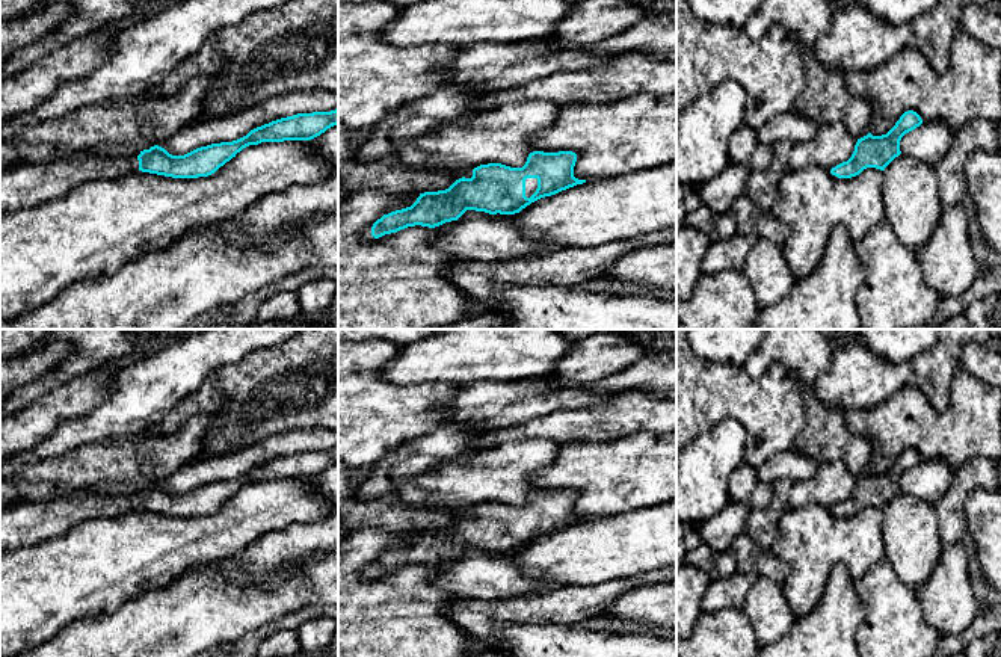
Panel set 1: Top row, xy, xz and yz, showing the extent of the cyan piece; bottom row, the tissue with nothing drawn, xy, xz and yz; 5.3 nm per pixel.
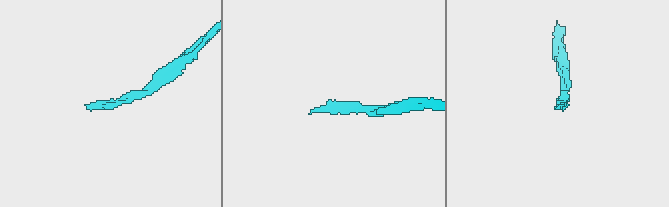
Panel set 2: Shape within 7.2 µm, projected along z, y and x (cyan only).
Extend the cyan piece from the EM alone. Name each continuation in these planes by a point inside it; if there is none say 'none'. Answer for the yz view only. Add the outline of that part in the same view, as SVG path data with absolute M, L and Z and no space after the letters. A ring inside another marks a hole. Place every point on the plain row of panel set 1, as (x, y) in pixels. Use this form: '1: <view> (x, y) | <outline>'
none

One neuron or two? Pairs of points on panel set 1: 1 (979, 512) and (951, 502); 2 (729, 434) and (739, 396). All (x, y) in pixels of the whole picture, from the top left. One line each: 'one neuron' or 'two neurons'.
1: two neurons
2: two neurons

